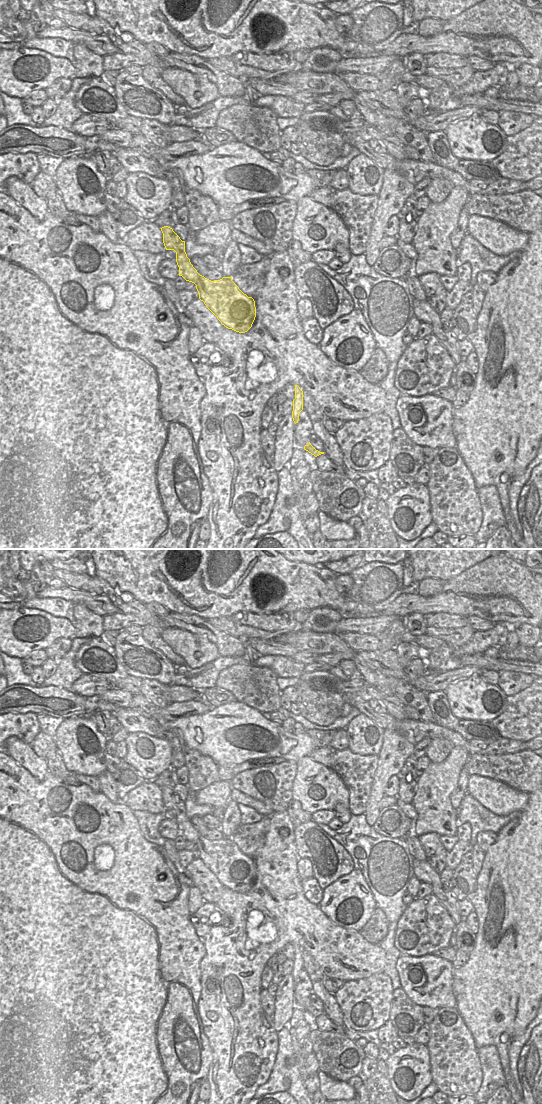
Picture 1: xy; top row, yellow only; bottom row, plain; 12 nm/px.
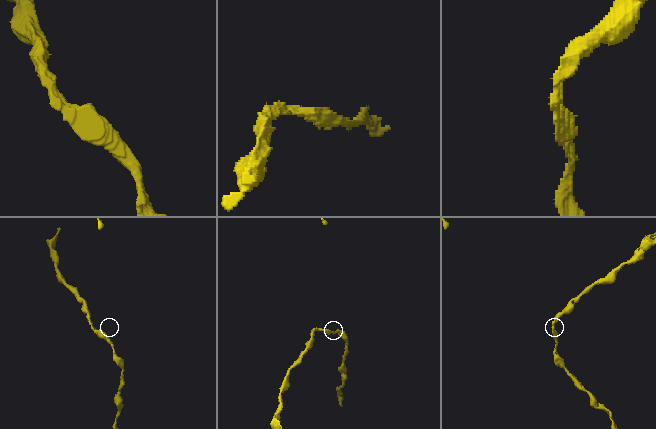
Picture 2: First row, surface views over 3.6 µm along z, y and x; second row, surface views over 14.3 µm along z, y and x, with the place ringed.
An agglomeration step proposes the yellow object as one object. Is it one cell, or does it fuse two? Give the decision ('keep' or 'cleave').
keep

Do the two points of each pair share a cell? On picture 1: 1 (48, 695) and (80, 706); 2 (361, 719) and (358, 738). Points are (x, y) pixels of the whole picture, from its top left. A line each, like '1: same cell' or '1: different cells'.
1: same cell
2: same cell

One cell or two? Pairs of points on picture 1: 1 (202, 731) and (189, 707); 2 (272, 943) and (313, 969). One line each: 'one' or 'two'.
1: two
2: two

